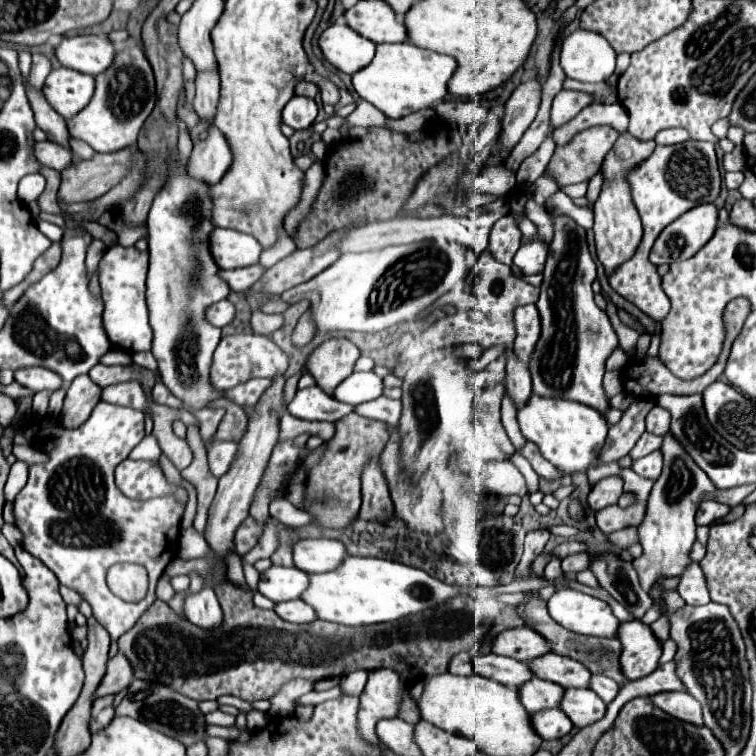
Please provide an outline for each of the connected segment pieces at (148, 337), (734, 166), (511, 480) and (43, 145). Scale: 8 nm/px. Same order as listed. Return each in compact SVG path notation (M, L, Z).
M113 246L105 252L105 256L99 262L99 284L105 300L105 330L109 340L125 350L125 352L141 352L141 350L151 350L151 340L153 340L153 330L149 326L149 308L145 300L145 278L147 278L147 262L149 254L139 252L135 246L123 248L123 246Z
M735 146L733 152L723 156L723 166L727 172L737 172L737 170L745 170L745 152L743 146Z
M489 462L483 480L489 494L527 494L525 478L513 462Z
M37 142L37 160L41 160L43 166L49 166L49 168L55 168L57 172L65 170L67 166L71 166L73 162L73 152L61 144L55 144L55 142Z

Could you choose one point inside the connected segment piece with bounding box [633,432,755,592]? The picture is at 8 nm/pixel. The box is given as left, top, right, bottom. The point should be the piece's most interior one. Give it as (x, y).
(667, 532)

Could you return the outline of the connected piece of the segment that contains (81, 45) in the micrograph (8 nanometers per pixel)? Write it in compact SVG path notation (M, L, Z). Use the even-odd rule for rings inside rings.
M83 34L83 36L65 36L57 48L55 56L65 68L97 76L105 72L115 60L115 46L107 36Z

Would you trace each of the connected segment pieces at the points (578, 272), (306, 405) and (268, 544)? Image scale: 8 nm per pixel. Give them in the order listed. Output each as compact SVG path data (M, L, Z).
M553 208L543 210L553 220L553 240L543 270L541 298L537 300L543 332L537 342L537 352L529 364L533 394L543 398L577 400L605 412L609 408L609 400L601 386L605 374L603 362L605 356L617 348L619 340L607 312L597 308L593 302L591 284L597 276L597 266L589 254L587 232L567 214L553 216Z
M319 386L297 390L295 398L287 406L289 414L301 420L327 420L337 422L343 416L355 412L355 406L335 400L333 396L325 394Z
M269 518L269 524L265 526L265 532L261 534L257 546L251 552L247 552L245 556L241 556L243 564L255 564L257 560L269 558L273 554L273 548L277 548L277 538L275 538L277 528L273 528L273 524L279 524L279 522L275 518Z

